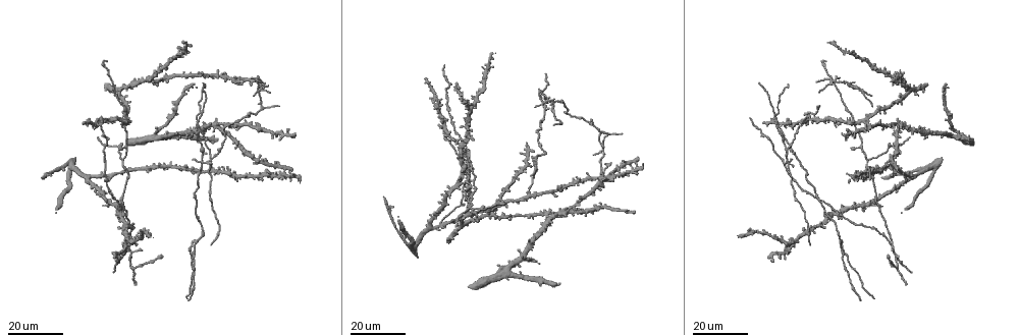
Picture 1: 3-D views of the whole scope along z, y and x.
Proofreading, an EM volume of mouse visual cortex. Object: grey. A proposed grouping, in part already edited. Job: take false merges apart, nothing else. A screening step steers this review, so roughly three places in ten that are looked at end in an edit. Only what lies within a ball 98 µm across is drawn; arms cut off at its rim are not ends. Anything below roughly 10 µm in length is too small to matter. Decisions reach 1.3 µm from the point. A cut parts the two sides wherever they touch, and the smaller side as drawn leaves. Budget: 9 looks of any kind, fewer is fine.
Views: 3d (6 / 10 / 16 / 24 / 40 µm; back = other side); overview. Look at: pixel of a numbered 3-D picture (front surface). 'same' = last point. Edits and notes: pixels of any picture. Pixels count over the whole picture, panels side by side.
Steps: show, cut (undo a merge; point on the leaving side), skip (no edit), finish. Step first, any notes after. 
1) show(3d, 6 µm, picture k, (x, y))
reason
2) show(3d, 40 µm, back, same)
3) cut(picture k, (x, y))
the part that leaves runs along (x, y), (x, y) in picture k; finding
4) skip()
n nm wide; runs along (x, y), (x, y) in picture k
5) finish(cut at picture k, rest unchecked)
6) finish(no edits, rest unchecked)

show(3d, 24 µm, picture 1, (841, 240))
three-way junction

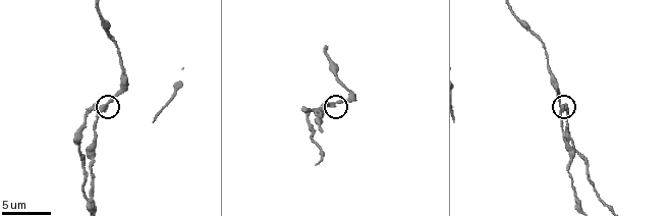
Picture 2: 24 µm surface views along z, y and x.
show(3d, 10 µm, picture 2, (96, 109))

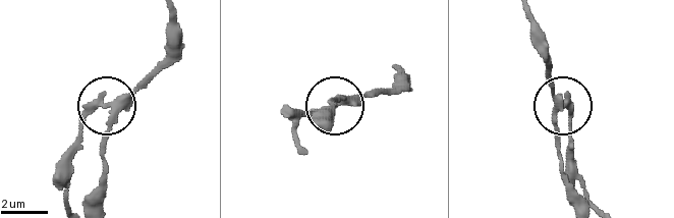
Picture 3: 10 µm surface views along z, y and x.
cut(picture 3, (91, 108))
the part that leaves runs along (122, 104), (101, 106), (86, 121), (66, 203) in picture 3; two neurons meet here

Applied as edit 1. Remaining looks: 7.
show(3d, 16 µm, picture 1, (198, 123))
three-way junction

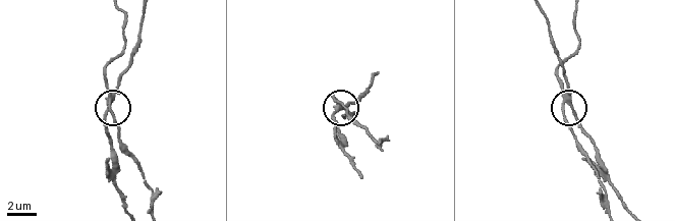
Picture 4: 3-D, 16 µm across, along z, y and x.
show(3d, 6 µm, picture 4, (568, 105))

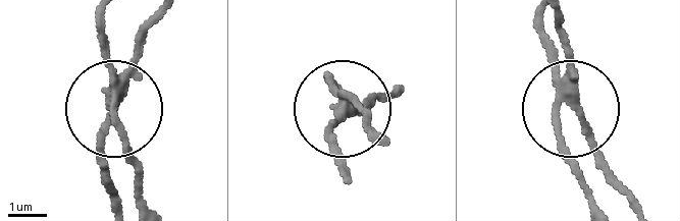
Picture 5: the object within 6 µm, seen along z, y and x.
cut(picture 5, (97, 36))
240 nm wide; a second neuron is stuck on

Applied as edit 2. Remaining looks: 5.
show(overview)

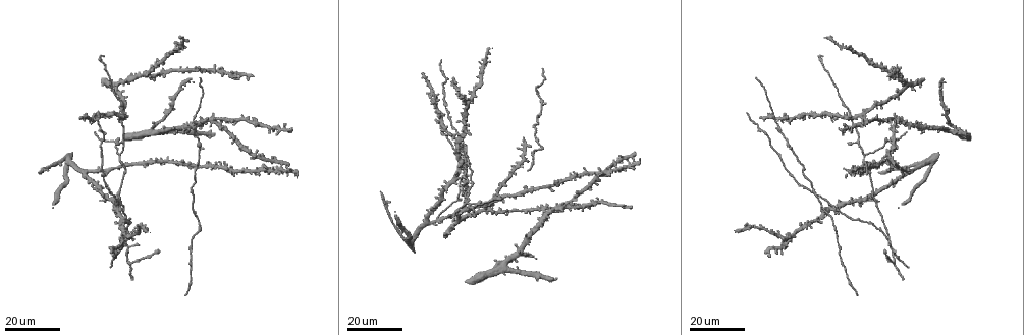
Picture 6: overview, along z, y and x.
show(3d, 24 µm, picture 6, (122, 235))

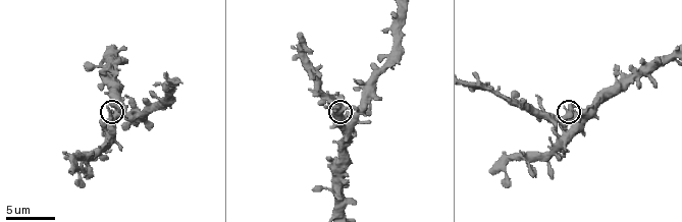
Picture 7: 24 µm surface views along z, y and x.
show(3d, 10 µm, picture 7, (111, 108))

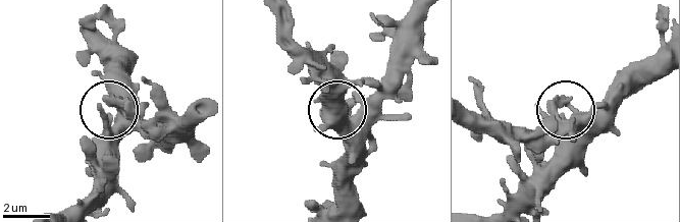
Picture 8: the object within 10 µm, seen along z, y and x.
skip()
320 nm wide; one neuron here

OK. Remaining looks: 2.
finish(cut at picture 3, cut at picture 5, rest unchecked)

